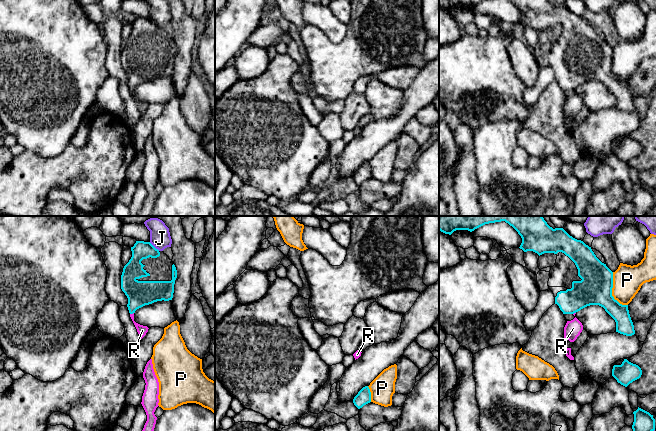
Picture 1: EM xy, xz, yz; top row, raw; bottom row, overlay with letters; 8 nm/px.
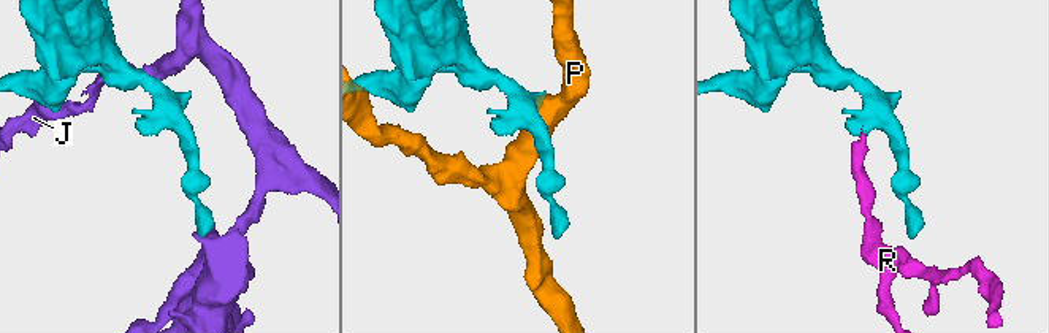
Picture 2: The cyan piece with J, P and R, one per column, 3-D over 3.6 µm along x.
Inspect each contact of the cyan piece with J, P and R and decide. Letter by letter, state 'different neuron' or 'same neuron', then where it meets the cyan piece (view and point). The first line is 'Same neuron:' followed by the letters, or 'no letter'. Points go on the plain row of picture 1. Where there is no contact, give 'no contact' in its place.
Same neuron: R
J: different neuron; contact xy (153, 22)
P: different neuron; contact yz (611, 68)
R: same neuron; contact xy (131, 89)

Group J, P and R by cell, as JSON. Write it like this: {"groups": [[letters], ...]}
{"groups": [["J"], ["P"], ["R"]]}

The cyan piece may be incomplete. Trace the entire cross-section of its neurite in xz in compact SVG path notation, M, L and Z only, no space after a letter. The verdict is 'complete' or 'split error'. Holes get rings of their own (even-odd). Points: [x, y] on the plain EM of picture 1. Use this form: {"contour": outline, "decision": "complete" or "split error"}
{"contour": "M368 162L363 163L353 175L353 179L358 185L370 178L371 168Z", "decision": "complete"}

